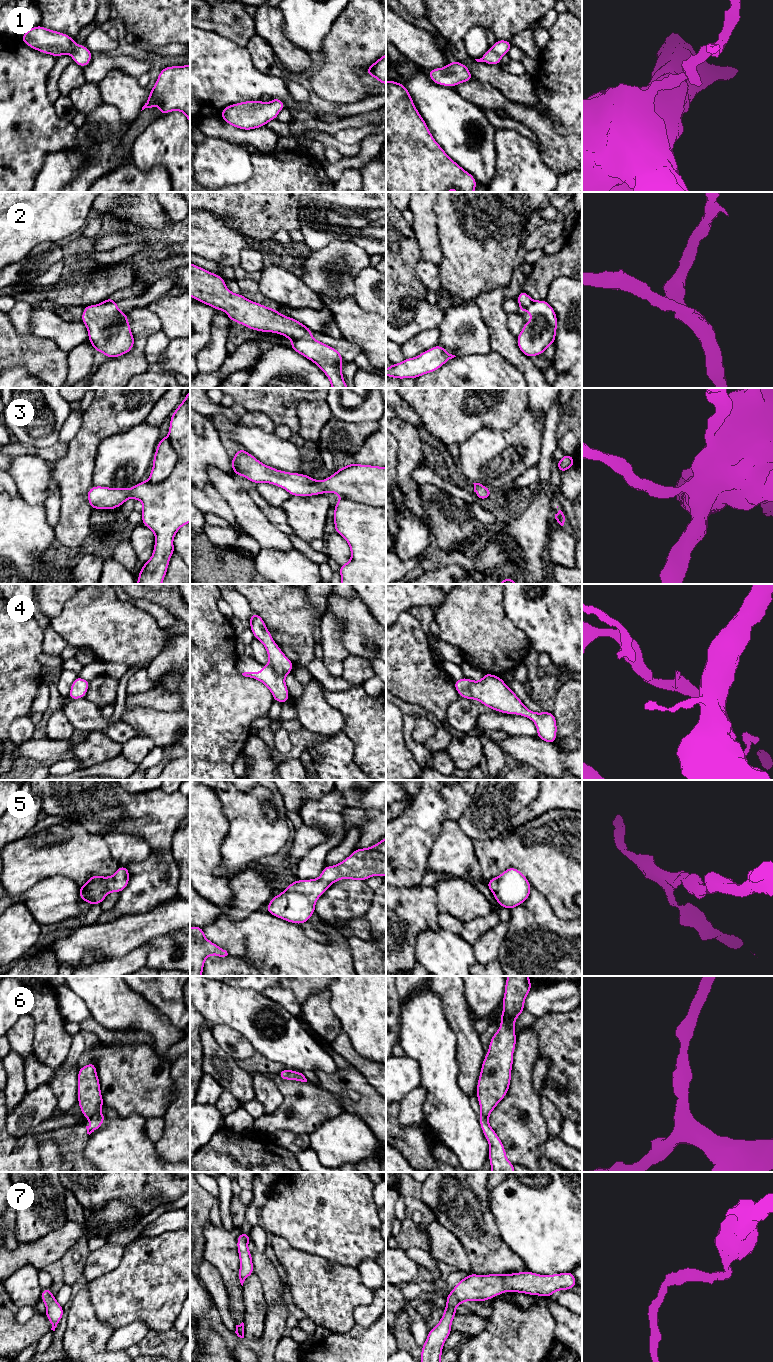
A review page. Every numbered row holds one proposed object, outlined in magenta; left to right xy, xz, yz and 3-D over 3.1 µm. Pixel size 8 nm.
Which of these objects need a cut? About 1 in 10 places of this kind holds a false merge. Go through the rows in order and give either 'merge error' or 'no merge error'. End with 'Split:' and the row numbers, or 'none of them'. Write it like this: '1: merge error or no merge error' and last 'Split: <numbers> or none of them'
1: no merge error
2: no merge error
3: no merge error
4: no merge error
5: no merge error
6: no merge error
7: no merge error
Split: none of them

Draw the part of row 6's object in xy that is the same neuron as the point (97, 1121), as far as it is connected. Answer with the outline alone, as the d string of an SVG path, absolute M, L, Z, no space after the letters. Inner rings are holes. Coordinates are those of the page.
M90 1062L78 1069L78 1104L87 1120L92 1123L86 1126L87 1134L98 1130L106 1116L100 1112L105 1106L101 1095L100 1081L97 1076L96 1065Z

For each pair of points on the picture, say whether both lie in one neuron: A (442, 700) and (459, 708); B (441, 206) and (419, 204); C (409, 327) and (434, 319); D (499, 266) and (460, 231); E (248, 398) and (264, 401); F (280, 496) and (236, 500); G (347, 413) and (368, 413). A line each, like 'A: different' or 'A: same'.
A: different
B: different
C: same
D: same
E: same
F: different
G: same

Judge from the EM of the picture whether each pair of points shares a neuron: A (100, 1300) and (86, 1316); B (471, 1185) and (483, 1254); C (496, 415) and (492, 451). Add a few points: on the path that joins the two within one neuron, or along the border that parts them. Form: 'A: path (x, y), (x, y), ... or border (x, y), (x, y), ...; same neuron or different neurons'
A: border (86, 1285), (94, 1313), (108, 1325); different neurons
B: path (471, 1202), (471, 1221), (480, 1237); same neuron
C: border (516, 422), (507, 429), (481, 427), (471, 435); different neurons

